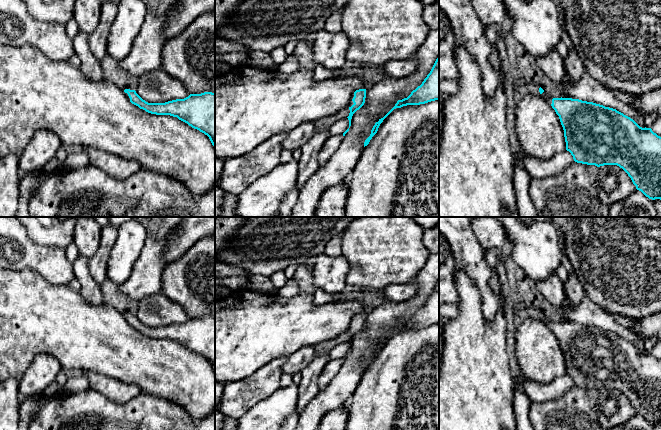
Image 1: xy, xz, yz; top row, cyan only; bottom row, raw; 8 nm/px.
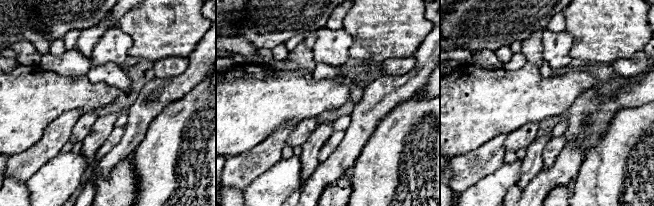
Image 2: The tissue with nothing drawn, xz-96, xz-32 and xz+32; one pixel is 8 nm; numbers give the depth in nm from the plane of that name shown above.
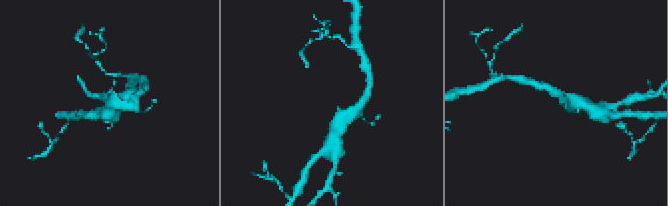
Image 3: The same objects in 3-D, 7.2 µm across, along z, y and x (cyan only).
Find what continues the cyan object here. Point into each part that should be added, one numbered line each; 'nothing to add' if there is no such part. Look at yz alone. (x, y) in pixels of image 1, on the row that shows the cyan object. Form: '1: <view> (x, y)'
1: yz (528, 88)

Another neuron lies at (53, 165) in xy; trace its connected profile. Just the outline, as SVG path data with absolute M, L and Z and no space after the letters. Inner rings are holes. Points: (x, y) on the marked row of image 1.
M55 157L51 159L44 167L44 170L49 173L60 171L63 169L62 163Z

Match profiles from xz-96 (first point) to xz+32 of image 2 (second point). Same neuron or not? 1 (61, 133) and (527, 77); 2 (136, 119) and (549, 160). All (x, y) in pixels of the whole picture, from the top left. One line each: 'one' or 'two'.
1: two
2: two

